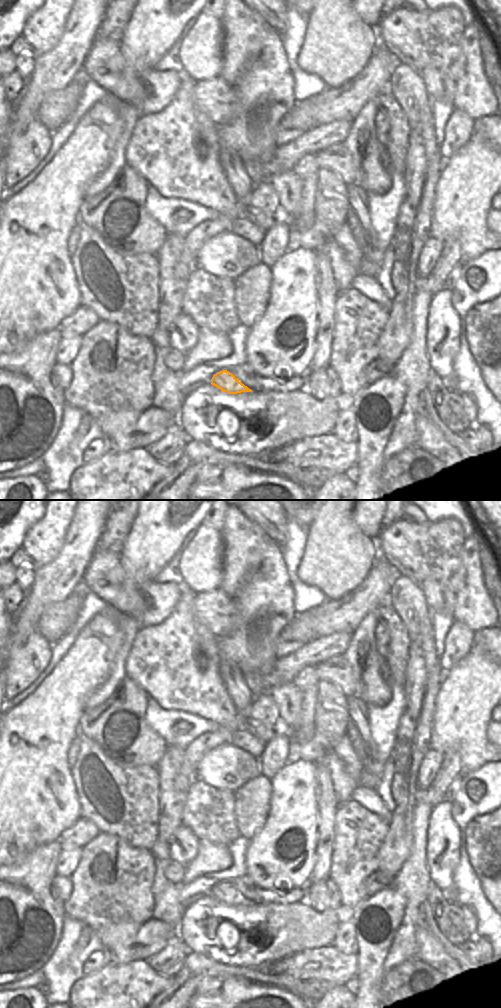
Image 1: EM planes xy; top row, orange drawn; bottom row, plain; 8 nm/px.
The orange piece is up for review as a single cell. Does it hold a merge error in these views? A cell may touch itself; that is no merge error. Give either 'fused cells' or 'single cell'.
single cell

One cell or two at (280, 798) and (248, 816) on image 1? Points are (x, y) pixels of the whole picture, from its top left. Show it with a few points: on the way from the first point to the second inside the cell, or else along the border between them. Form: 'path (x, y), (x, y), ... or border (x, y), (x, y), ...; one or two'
border (271, 781), (269, 812), (263, 827); two

